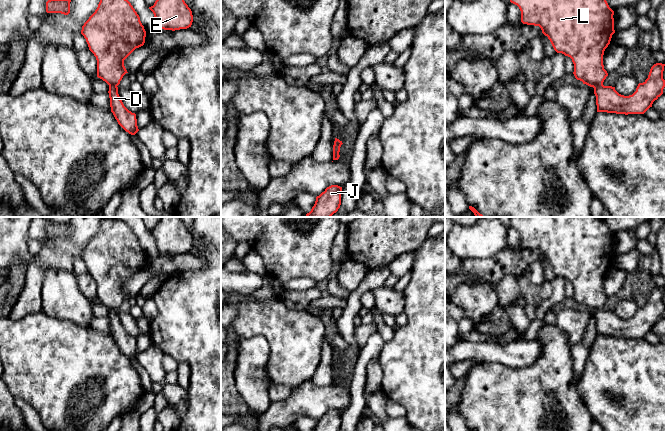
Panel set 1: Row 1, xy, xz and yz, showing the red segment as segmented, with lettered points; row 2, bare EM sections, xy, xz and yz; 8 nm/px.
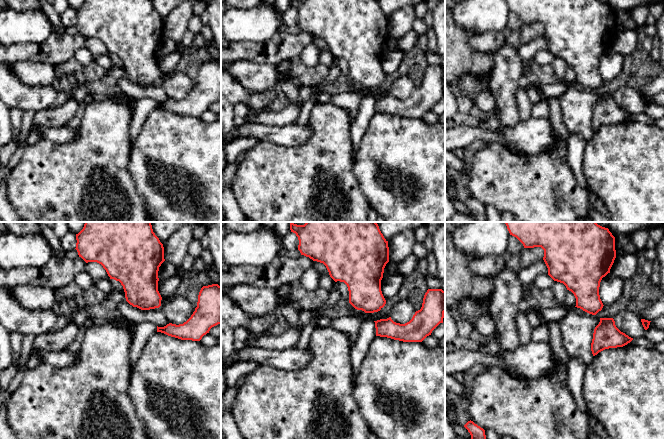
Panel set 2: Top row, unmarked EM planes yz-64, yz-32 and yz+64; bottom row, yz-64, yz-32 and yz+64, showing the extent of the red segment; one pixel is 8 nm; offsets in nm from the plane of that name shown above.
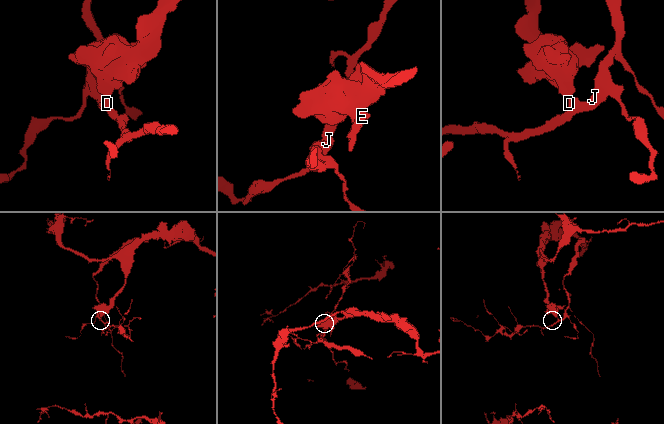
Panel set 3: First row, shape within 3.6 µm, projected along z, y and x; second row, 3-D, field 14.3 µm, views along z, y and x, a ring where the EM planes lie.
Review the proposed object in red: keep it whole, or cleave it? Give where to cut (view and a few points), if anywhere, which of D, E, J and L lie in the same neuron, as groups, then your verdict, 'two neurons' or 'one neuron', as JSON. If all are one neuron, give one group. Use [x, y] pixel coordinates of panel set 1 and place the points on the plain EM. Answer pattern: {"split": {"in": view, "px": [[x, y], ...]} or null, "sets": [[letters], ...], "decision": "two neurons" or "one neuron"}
{"split": {"in": "yz", "px": [[602, 308], [594, 312]]}, "sets": [["D", "J"], ["E", "L"]], "decision": "two neurons"}

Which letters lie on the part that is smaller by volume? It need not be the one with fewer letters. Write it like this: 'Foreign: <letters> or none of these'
Foreign: D, J

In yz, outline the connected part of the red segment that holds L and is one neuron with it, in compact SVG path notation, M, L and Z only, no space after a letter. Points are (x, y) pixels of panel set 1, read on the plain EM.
M510 217L510 226L519 231L523 248L539 250L554 274L572 283L577 304L593 312L603 309L608 300L603 279L615 254L614 235L602 217Z

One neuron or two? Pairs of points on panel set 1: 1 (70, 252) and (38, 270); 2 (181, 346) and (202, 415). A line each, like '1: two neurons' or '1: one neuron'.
1: one neuron
2: one neuron

